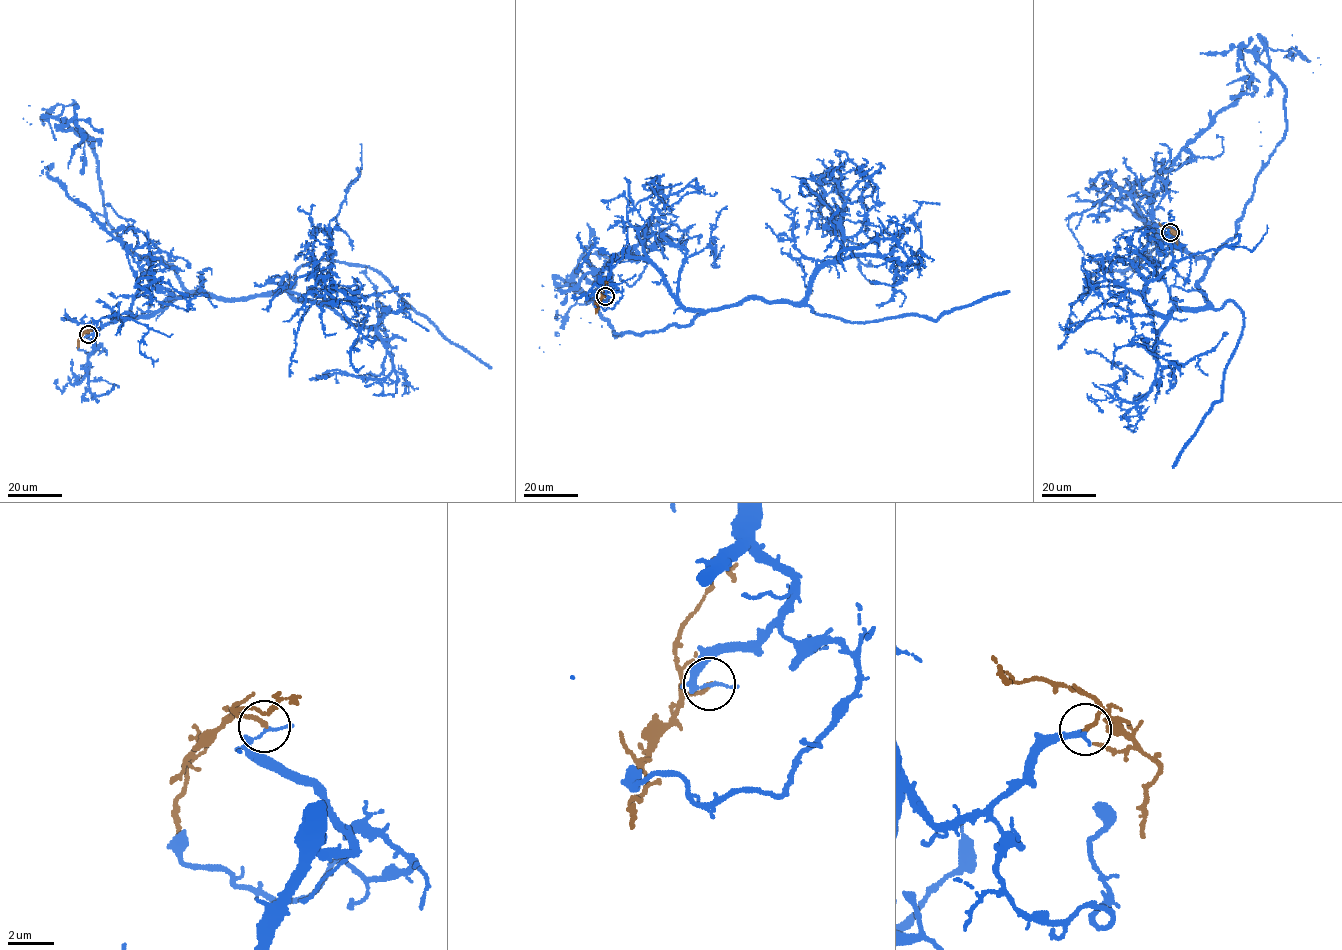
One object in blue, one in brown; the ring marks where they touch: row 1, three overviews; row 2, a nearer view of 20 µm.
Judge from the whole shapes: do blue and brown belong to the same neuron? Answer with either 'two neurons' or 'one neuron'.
two neurons

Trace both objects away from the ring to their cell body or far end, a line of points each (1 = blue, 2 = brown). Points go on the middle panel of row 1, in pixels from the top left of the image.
1: (605, 296), (629, 257), (704, 310), (800, 302), (853, 256), (907, 262), (889, 239), (843, 246), (837, 206)
2: (605, 296), (596, 313)

